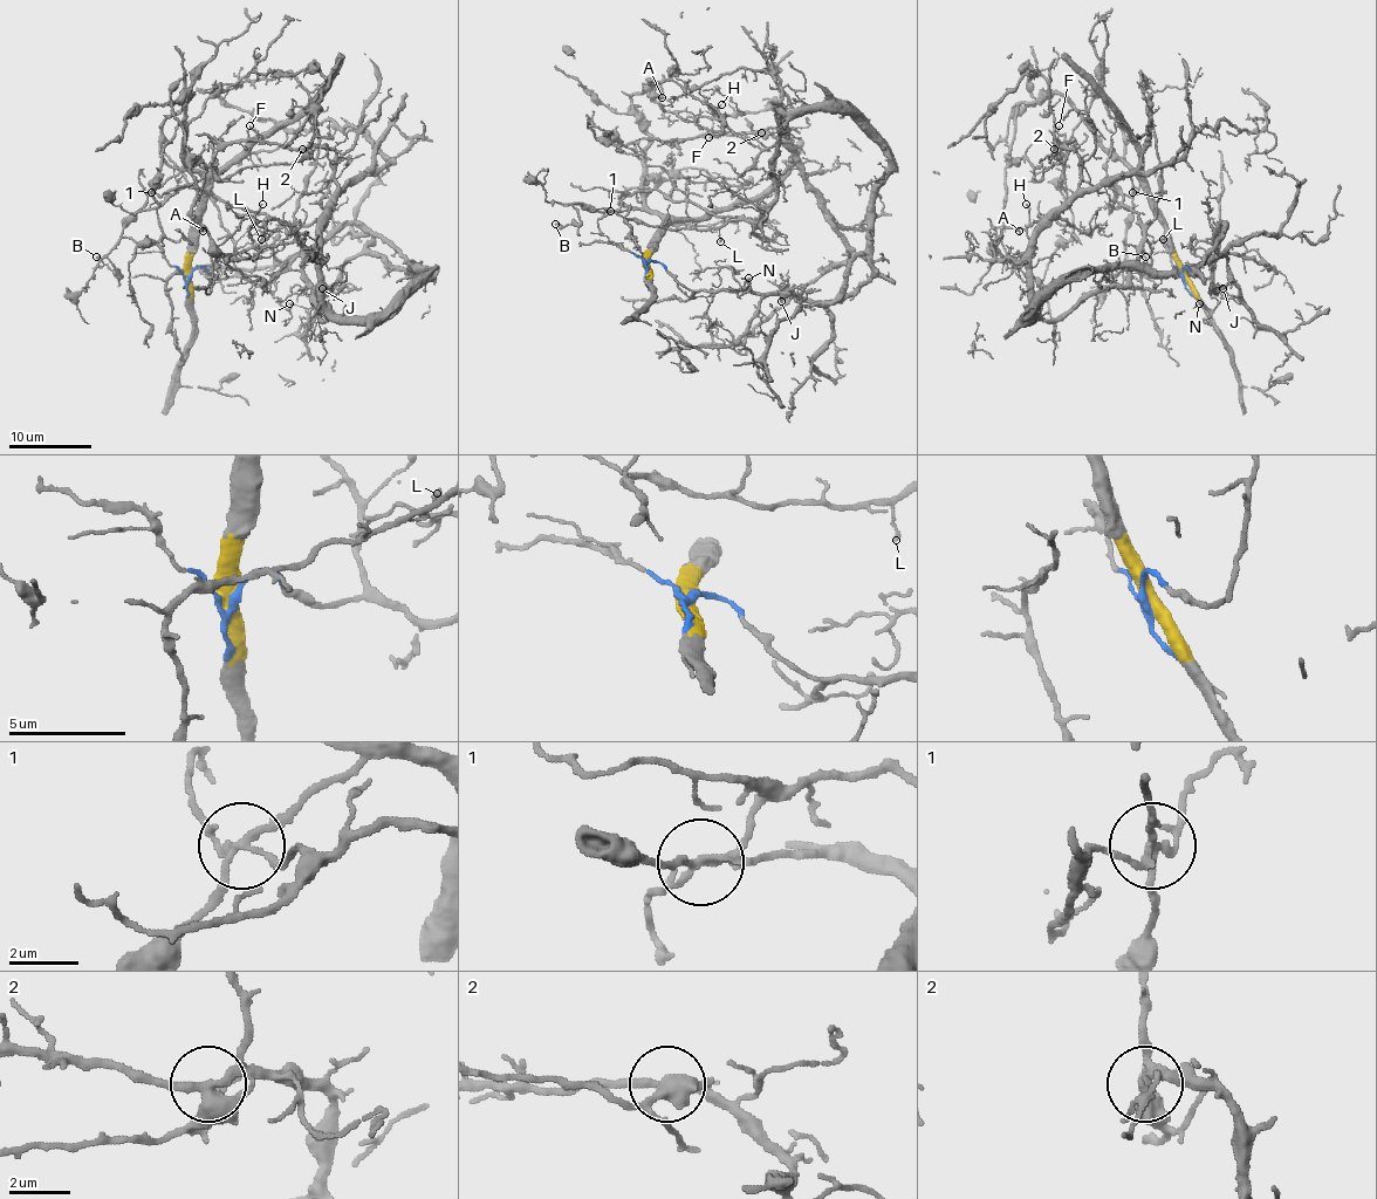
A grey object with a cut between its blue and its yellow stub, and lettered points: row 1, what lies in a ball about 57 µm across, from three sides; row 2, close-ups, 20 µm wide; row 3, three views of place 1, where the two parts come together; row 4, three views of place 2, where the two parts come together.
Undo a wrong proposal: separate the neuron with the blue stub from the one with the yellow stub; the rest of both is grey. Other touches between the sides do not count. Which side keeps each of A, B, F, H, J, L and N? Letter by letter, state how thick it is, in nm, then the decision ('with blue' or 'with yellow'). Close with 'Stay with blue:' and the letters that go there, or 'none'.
A: calibre 220 nm; with yellow
B: calibre 140 nm; with yellow
F: calibre 70 nm; with blue
H: calibre 130 nm; with blue
J: calibre 420 nm; with blue
L: calibre 150 nm; with blue
N: calibre 140 nm; with blue
Stay with blue: F, H, J, L, N

